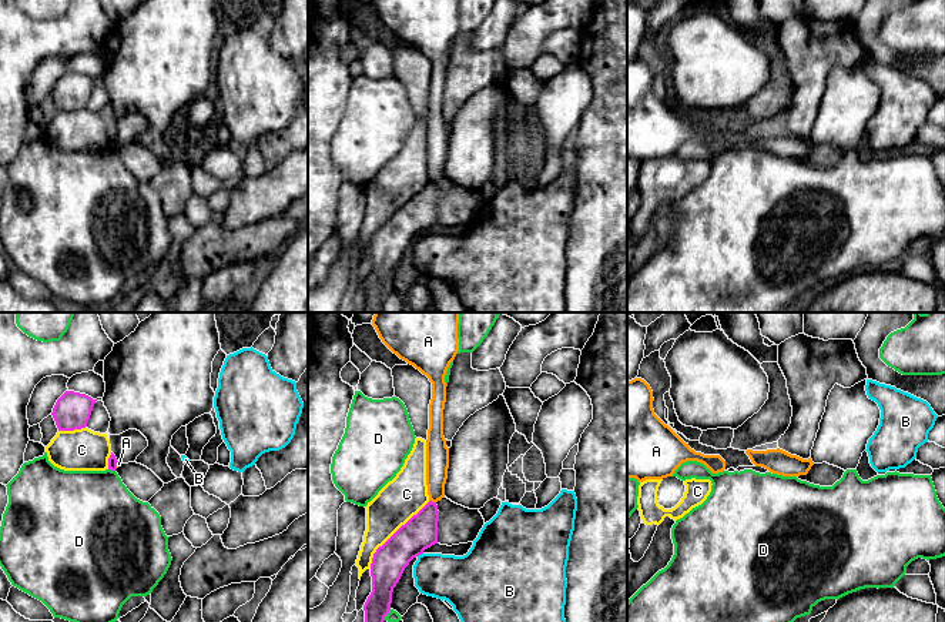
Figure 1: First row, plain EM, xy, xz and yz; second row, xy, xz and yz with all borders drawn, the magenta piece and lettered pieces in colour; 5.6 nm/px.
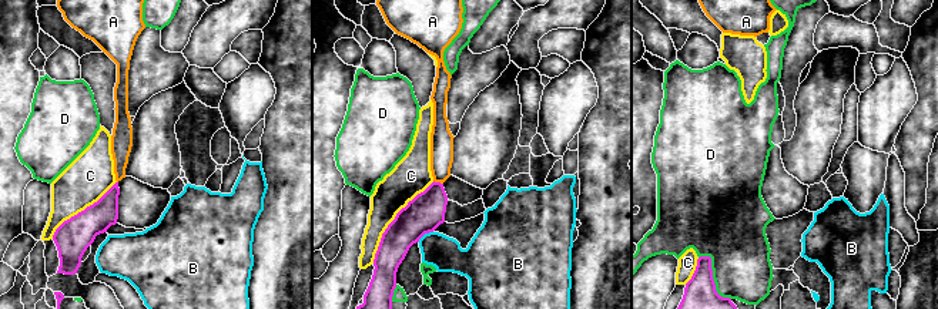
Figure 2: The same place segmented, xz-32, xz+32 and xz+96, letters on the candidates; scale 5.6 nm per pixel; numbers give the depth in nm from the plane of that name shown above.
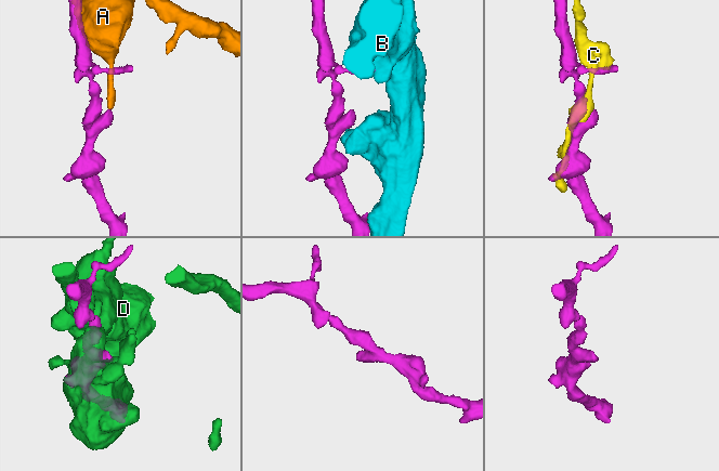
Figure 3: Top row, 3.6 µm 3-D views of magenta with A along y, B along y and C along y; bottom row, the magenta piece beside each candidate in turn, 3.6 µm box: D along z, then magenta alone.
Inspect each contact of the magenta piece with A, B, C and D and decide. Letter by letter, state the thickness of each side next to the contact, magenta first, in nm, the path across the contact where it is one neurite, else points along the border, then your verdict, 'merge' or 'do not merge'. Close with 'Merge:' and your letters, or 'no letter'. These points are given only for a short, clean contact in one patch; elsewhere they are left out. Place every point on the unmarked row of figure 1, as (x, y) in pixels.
A: 190 nm thick on the magenta side, 130 nm on the other; do not merge
B: 190 nm thick on the magenta side, 260 nm on the other; do not merge
C: 190 nm thick on the magenta side, 240 nm on the other; do not merge
D: 50 nm thick on the magenta side, 440 nm on the other; do not merge
Merge: no letter

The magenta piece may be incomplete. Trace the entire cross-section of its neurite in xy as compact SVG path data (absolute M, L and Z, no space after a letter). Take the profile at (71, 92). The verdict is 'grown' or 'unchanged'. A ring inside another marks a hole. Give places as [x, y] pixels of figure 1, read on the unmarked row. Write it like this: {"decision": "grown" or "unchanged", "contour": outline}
{"decision": "unchanged", "contour": "M66 71L53 88L58 111L74 111L87 107L95 80L86 74Z"}

